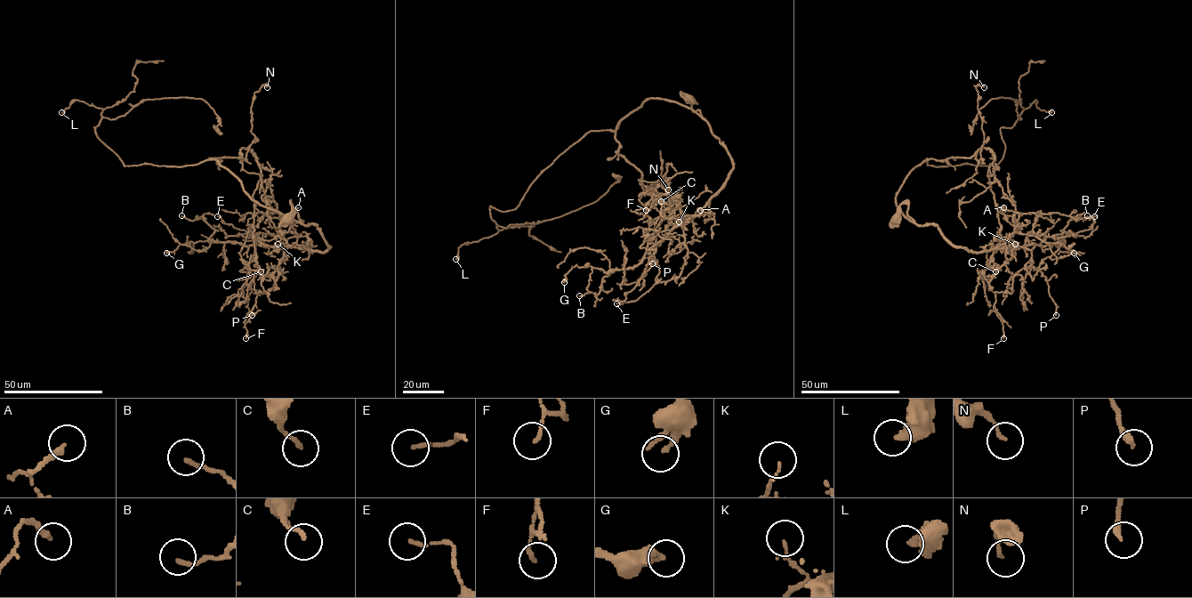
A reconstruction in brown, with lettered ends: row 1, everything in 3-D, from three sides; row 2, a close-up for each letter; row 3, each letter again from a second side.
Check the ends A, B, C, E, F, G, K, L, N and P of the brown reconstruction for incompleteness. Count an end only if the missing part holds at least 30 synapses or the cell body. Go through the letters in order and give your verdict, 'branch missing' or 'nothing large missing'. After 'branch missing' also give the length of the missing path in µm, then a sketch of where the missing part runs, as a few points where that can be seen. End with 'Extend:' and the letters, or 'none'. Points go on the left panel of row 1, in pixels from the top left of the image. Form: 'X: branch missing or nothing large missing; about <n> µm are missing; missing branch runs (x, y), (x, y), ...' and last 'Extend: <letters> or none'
A: nothing large missing
B: nothing large missing
C: nothing large missing
E: nothing large missing
F: nothing large missing
G: nothing large missing
K: nothing large missing
L: nothing large missing
N: nothing large missing
P: nothing large missing
Extend: none

